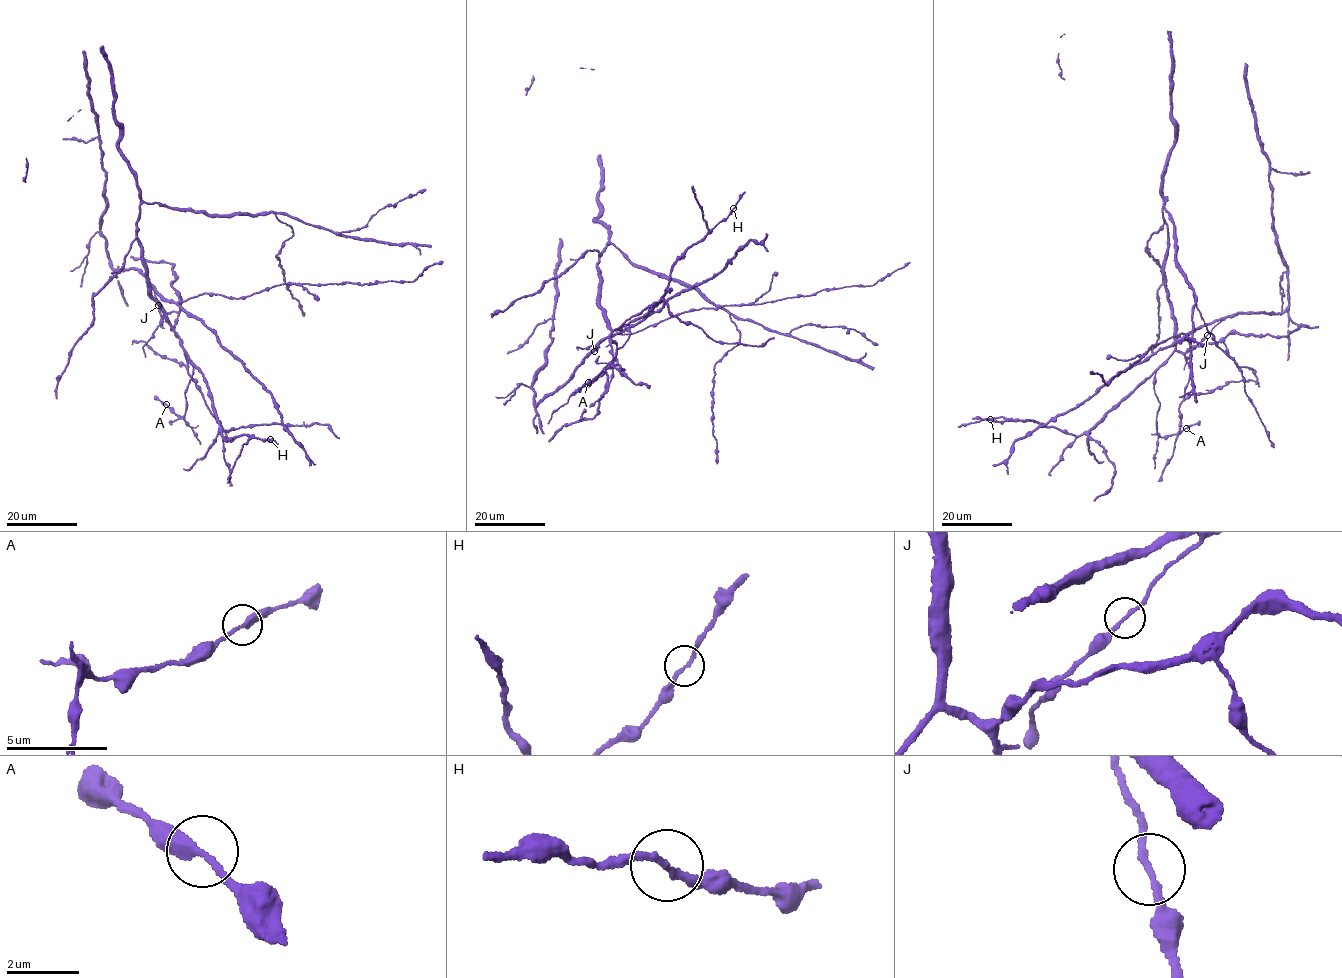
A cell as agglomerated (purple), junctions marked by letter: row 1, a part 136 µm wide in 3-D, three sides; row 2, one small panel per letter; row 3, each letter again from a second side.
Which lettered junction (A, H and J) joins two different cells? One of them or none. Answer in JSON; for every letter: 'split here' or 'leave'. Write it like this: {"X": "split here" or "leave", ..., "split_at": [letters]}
{"A": "leave", "H": "leave", "J": "leave", "split_at": []}

